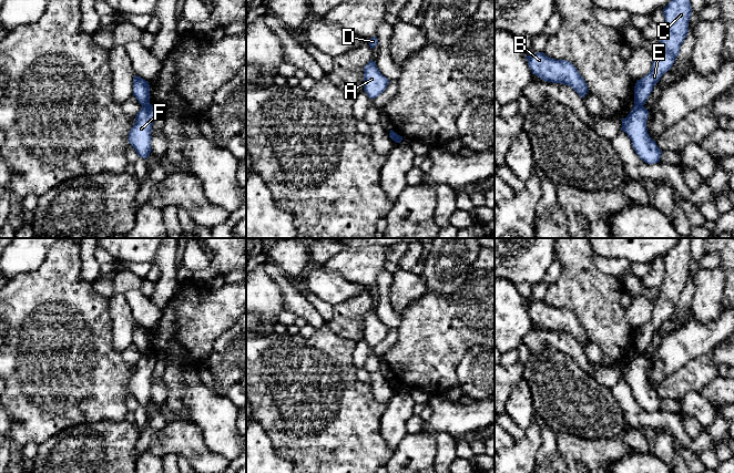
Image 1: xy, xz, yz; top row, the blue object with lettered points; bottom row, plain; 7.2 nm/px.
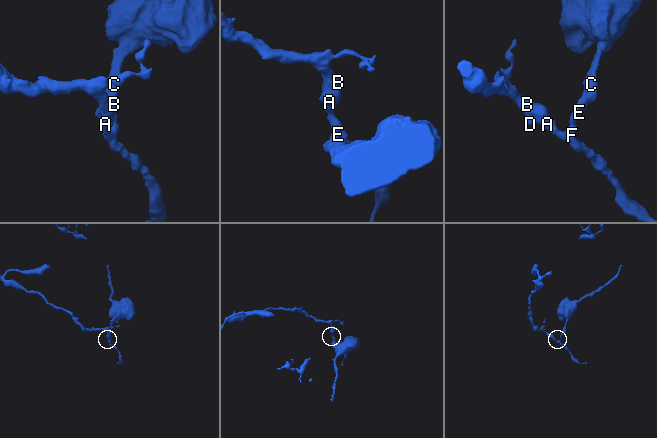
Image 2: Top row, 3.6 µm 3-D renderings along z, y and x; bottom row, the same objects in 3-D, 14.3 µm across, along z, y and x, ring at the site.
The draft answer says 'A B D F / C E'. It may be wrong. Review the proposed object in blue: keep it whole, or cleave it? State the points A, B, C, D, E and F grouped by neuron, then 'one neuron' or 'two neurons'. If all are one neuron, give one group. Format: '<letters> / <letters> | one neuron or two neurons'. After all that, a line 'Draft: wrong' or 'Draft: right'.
A B D F / C E | two neurons
Draft: right

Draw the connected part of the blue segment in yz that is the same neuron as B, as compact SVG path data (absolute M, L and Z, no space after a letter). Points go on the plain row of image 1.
M543 300L526 304L526 306L532 322L543 329L569 333L582 347L589 340L584 327L571 310L549 306Z

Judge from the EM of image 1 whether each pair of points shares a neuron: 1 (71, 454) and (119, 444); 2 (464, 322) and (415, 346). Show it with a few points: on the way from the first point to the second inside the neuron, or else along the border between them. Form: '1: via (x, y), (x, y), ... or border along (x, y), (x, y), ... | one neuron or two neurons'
1: via (83, 454), (100, 454), (106, 451) | one neuron
2: via (451, 325), (440, 329), (427, 342) | one neuron

